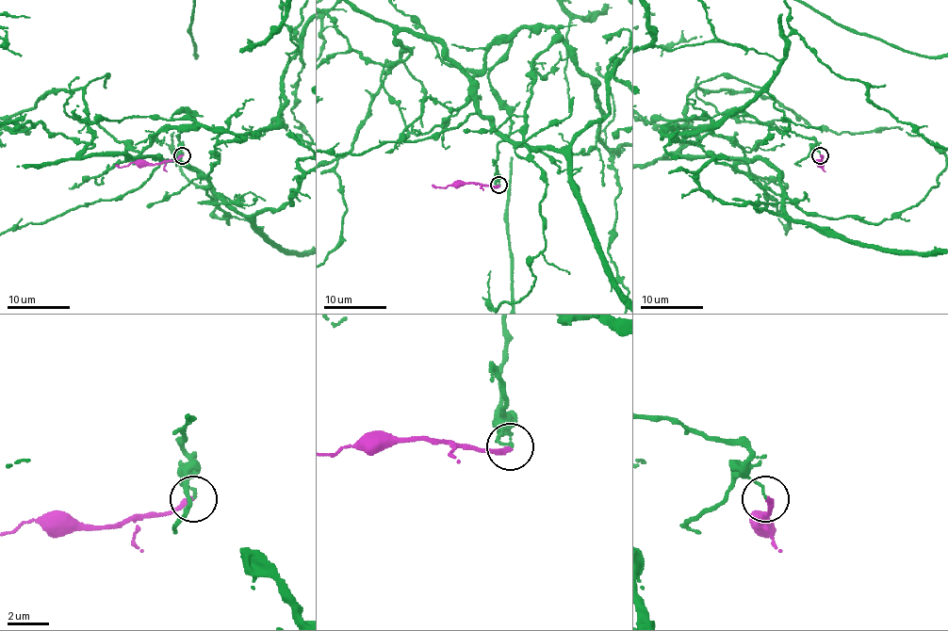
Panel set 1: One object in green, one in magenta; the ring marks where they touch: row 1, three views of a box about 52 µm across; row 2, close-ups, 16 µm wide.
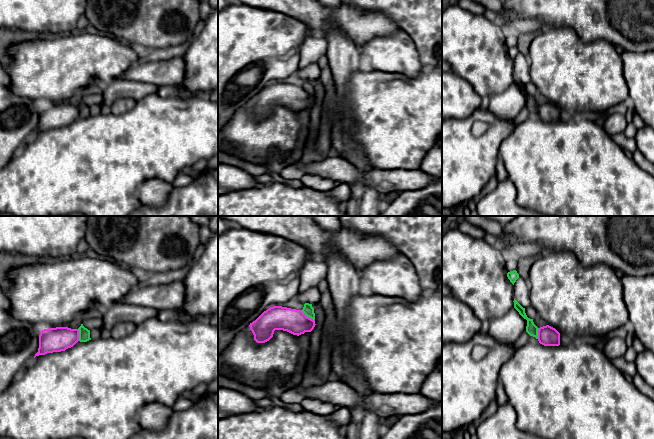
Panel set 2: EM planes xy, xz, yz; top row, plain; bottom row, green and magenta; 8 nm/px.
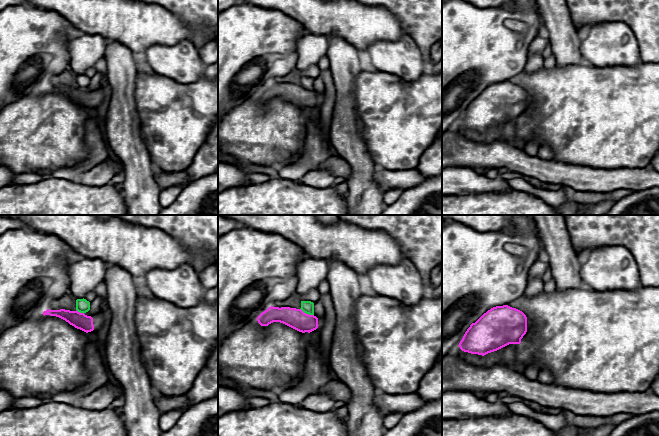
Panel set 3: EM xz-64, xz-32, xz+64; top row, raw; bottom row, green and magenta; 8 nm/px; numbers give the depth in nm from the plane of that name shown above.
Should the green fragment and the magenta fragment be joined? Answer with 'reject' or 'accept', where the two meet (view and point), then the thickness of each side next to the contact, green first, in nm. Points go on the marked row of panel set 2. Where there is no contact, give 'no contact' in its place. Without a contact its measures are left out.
reject | xz (308, 316) | 90/190 nm

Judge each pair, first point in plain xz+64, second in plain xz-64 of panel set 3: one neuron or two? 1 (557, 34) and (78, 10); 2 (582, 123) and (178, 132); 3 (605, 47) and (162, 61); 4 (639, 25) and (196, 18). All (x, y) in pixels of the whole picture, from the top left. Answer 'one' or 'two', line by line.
1: two
2: one
3: one
4: one

